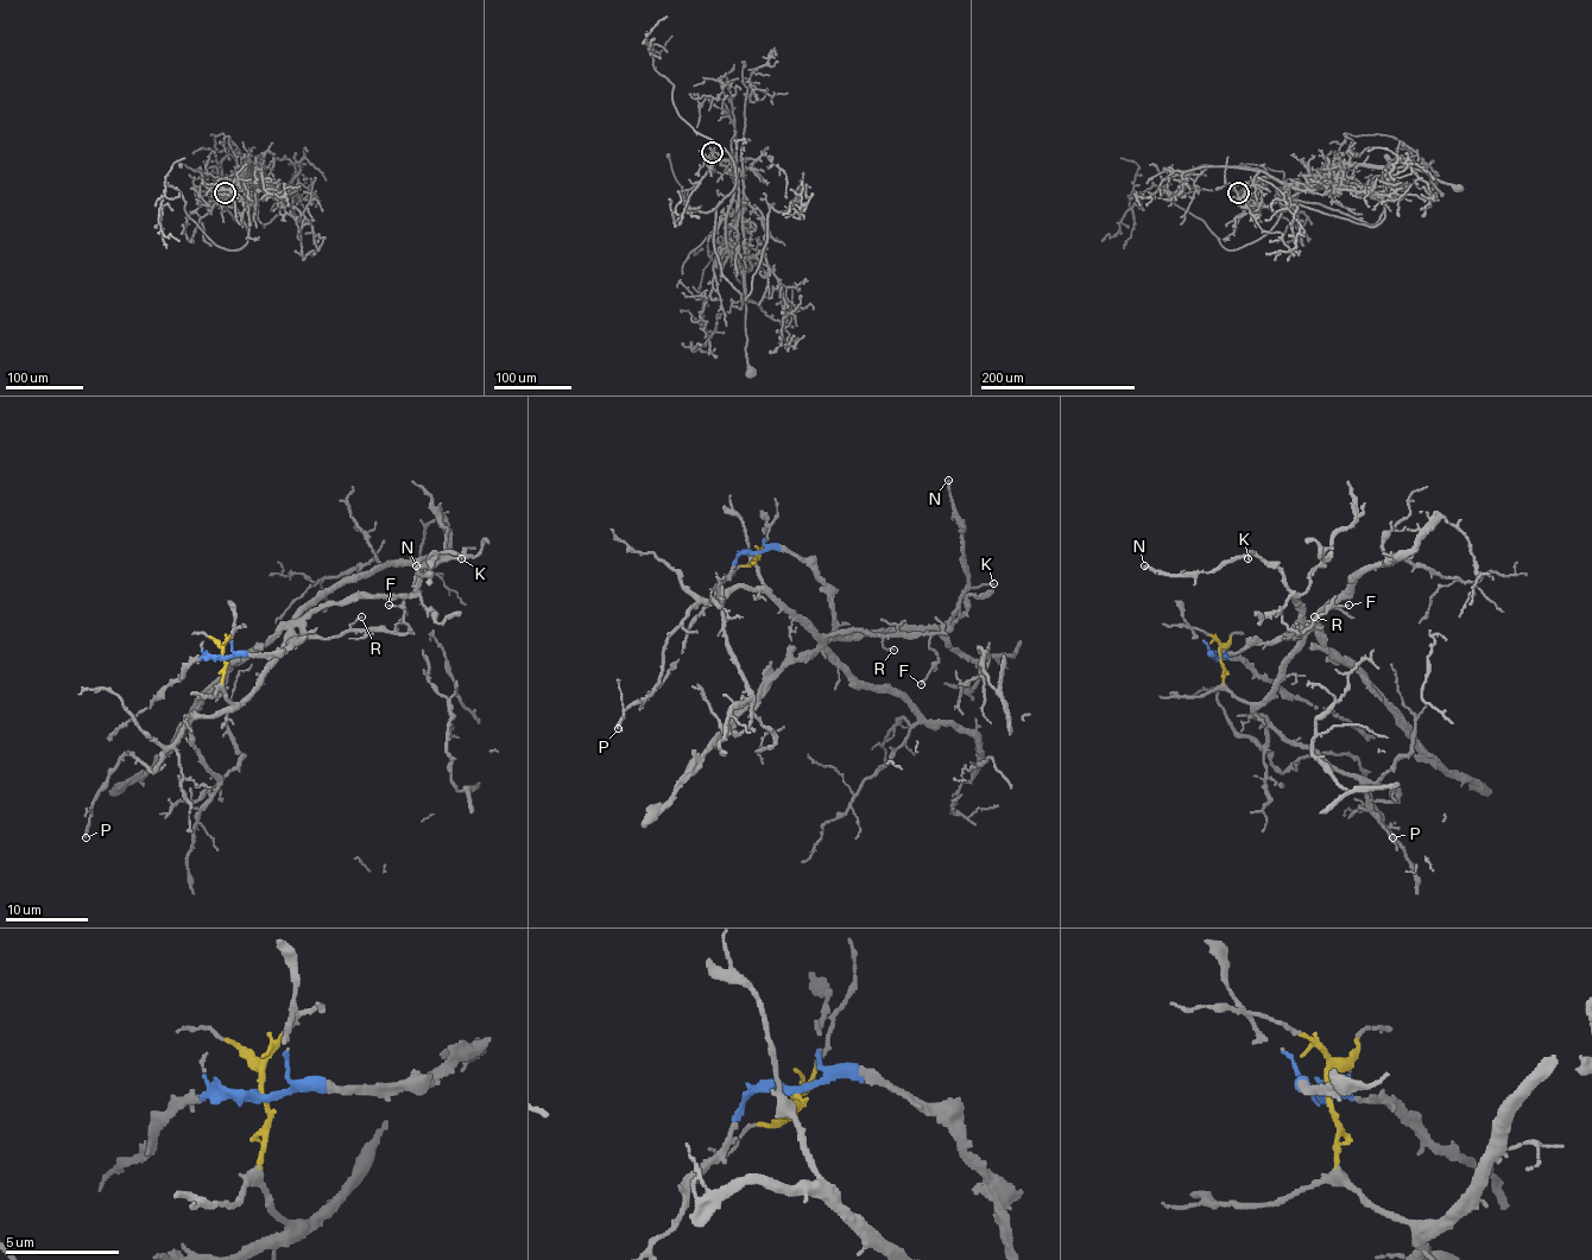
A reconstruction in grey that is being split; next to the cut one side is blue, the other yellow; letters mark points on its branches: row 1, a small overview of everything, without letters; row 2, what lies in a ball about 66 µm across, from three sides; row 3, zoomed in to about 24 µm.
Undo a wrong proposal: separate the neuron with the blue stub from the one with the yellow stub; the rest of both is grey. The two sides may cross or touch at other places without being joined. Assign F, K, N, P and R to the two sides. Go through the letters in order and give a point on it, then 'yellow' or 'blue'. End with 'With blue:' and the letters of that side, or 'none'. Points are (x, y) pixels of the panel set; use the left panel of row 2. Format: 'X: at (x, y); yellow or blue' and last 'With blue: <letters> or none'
F: at (389, 605); yellow
K: at (461, 558); blue
N: at (416, 565); blue
P: at (86, 837); yellow
R: at (361, 616); yellow
With blue: K, N

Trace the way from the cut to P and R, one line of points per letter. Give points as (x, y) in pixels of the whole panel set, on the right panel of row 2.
P: (1220, 656), (1224, 683), (1265, 727), (1269, 761), (1282, 772), (1315, 753), (1347, 753), (1394, 839)
R: (1220, 656), (1230, 689), (1246, 702), (1261, 702), (1300, 638), (1294, 638), (1315, 616)

